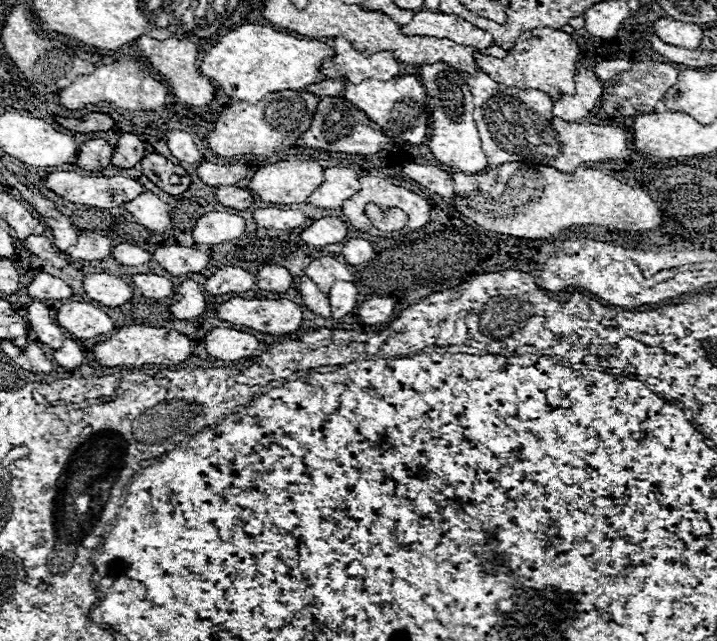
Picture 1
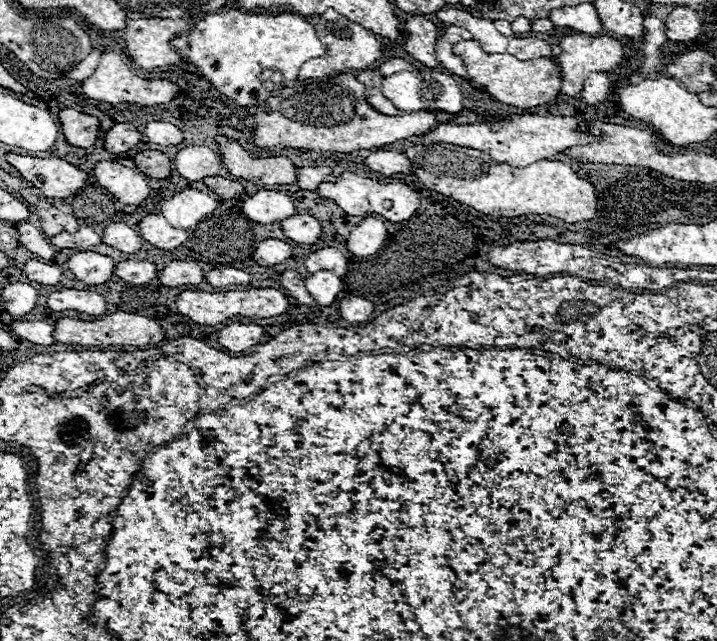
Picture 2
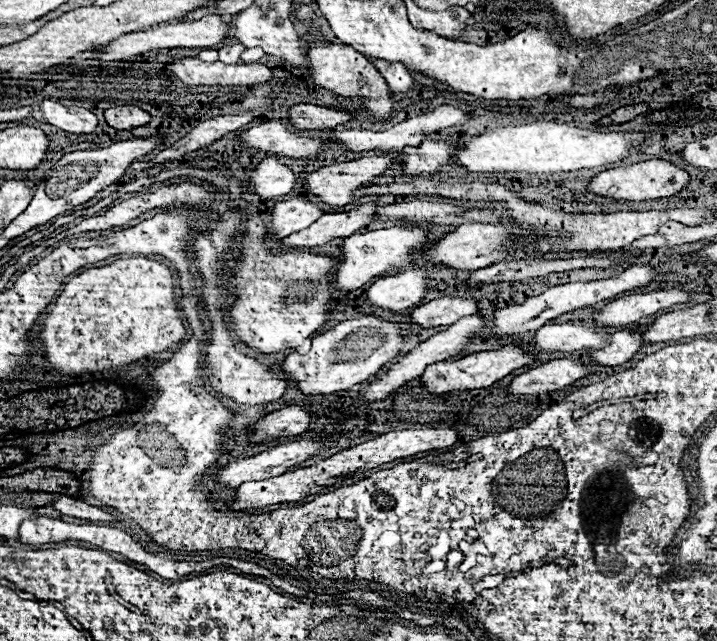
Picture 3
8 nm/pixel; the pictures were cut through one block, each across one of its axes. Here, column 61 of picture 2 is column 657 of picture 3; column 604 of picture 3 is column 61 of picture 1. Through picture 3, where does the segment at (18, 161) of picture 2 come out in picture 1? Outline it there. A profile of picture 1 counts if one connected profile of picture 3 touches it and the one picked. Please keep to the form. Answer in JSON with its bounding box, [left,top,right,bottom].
[44,170,144,210]

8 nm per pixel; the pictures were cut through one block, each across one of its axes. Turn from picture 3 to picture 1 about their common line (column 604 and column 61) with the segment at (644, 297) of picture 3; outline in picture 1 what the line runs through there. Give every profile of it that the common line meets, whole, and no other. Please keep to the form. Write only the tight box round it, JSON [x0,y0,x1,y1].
[56,302,114,340]

